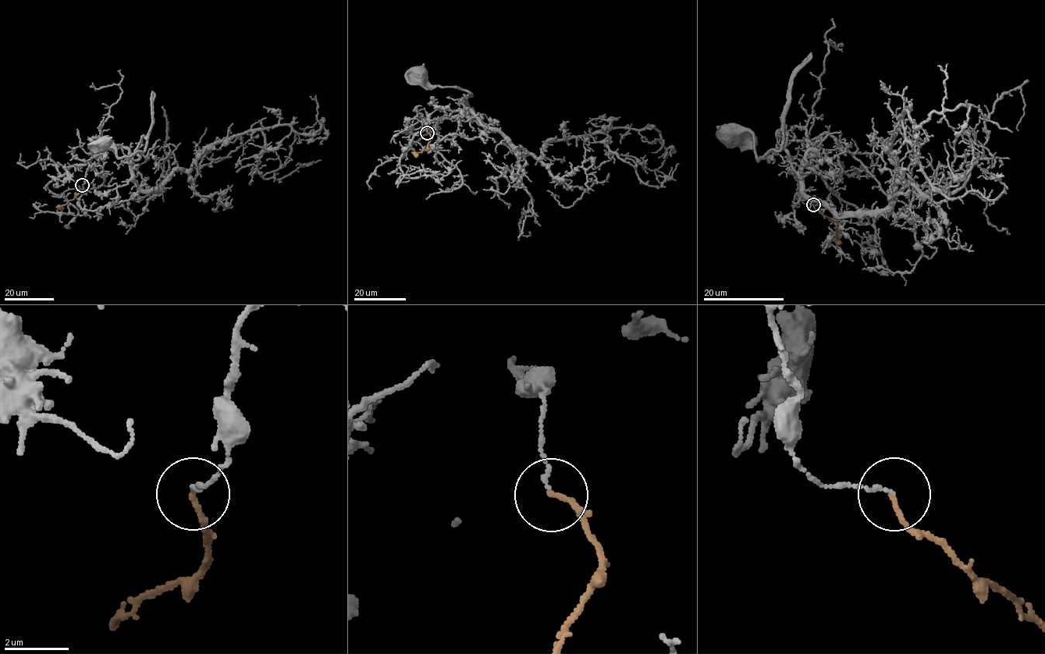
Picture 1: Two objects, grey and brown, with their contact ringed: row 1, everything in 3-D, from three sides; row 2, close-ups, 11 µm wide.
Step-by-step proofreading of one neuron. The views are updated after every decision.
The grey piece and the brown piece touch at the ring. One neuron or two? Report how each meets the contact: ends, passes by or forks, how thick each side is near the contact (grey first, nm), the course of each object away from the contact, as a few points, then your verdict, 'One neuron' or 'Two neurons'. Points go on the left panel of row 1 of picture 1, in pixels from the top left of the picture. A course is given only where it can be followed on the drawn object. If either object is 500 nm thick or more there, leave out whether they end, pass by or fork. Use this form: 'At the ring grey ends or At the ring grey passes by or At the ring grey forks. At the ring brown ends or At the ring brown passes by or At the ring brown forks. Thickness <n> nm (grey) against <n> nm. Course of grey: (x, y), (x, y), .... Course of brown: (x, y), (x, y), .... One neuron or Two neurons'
At the ring grey ends. At the ring brown ends. Thickness 90 nm (grey) against 140 nm. Course of grey: (83, 185), (87, 161), (108, 147), (122, 145), (130, 164), (143, 136), (147, 147), (119, 158), (102, 143). Course of brown: (83, 185), (83, 191), (65, 204), (56, 207). Two neurons

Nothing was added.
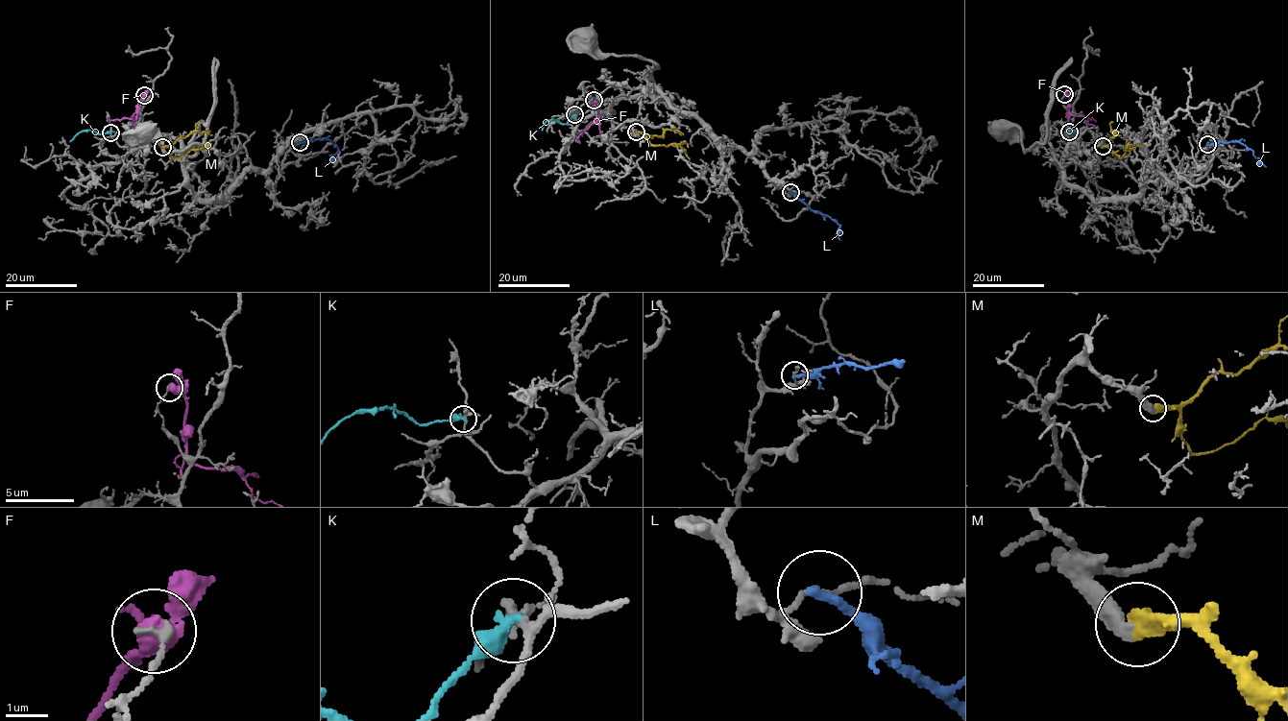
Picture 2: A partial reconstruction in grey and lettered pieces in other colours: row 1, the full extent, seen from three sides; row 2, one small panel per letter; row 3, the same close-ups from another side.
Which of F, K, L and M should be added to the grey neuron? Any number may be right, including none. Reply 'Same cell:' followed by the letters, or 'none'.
Same cell: M

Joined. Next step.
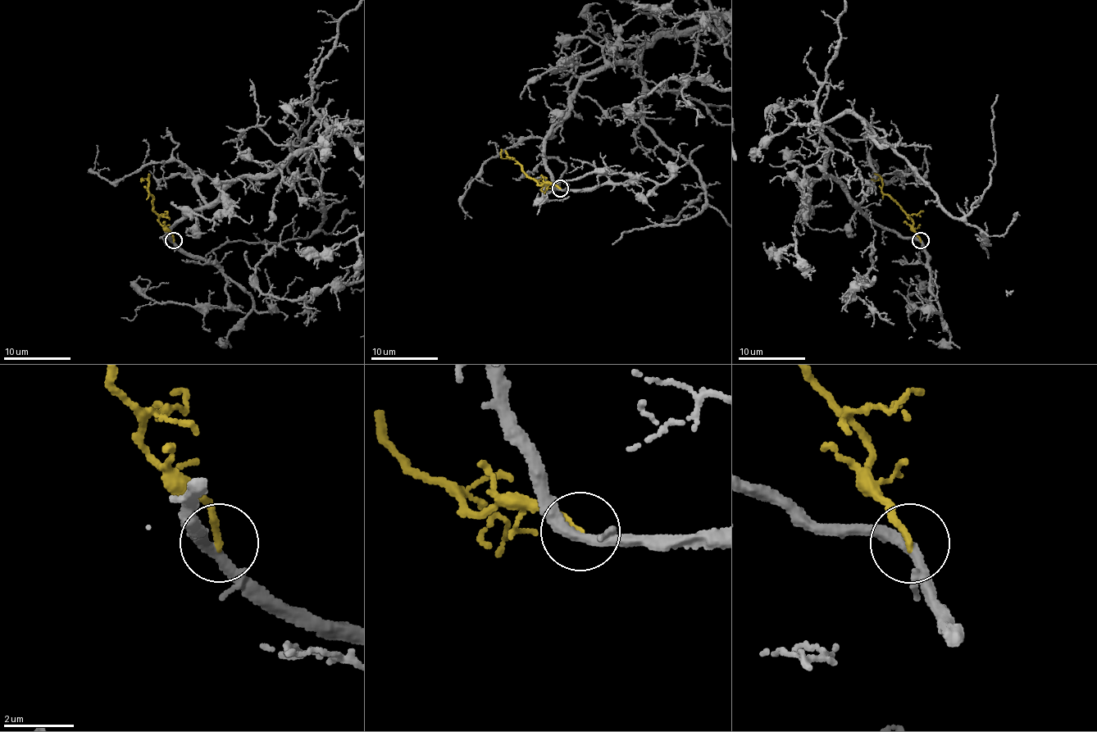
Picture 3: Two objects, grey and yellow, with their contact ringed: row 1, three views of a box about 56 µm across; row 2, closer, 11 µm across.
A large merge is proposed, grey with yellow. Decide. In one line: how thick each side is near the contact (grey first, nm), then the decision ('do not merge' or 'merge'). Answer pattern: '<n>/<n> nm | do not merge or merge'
320/190 nm | do not merge

